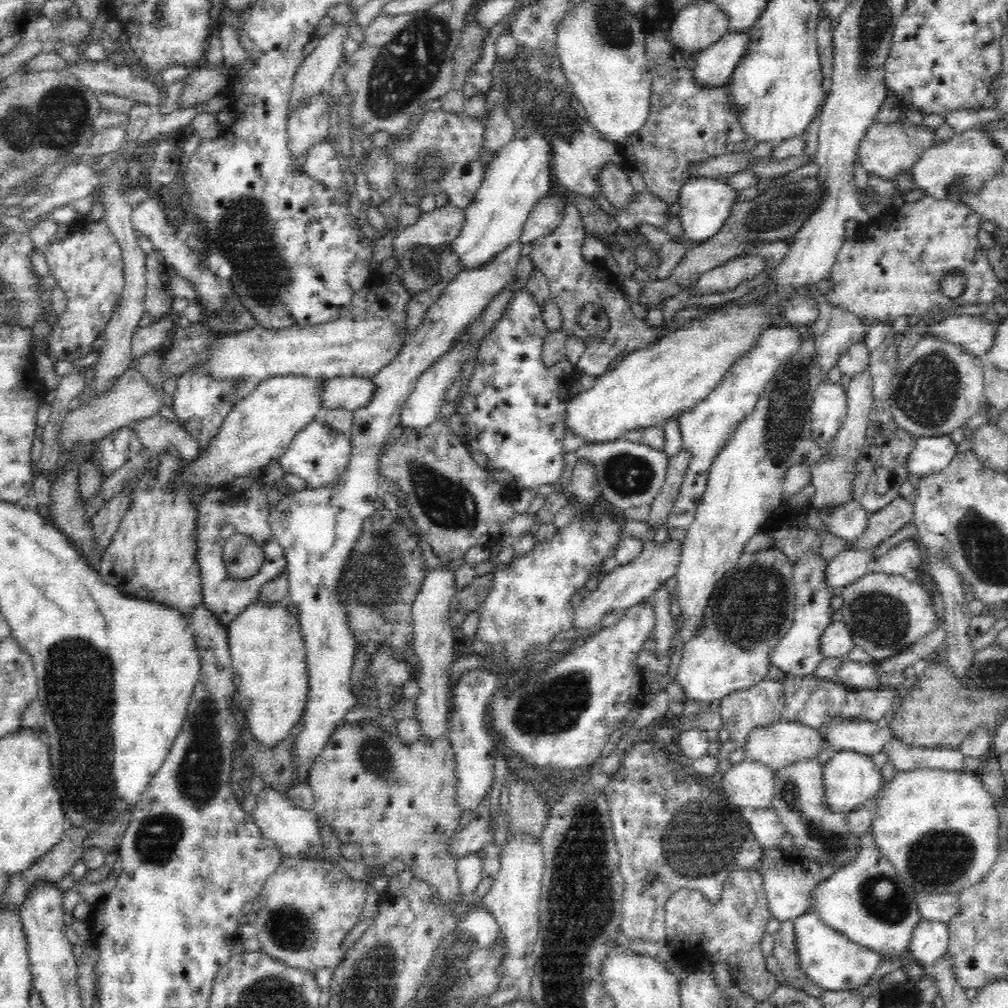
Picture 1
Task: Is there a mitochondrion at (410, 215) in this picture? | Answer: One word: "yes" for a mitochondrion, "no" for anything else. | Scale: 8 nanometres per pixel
yes

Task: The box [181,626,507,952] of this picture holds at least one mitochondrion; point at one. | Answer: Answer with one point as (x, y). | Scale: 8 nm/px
(375, 757)

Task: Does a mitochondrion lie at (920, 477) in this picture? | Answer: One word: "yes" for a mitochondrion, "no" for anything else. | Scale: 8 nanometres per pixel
no

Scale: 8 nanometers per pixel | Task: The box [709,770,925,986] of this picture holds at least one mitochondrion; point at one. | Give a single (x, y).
(884, 898)

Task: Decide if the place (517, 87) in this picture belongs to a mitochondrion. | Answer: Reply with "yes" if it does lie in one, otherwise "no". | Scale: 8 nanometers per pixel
yes

